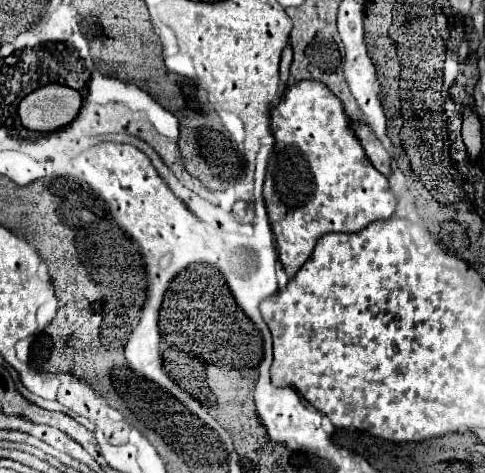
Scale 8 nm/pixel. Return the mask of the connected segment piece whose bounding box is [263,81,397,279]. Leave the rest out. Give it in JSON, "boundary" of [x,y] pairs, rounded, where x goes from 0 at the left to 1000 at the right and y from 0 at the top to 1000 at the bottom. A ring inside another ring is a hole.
{"boundary":[[[612,171],[592,180],[584,205],[559,230],[559,277],[567,290],[567,319],[551,345],[542,416],[575,548],[600,590],[641,543],[649,514],[670,493],[732,493],[769,467],[802,463],[814,450],[819,421],[802,400],[798,374],[757,340],[753,315],[740,307],[740,294],[724,273],[724,252],[715,247],[707,218],[662,171]]]}

